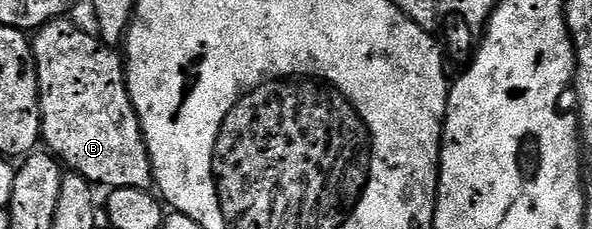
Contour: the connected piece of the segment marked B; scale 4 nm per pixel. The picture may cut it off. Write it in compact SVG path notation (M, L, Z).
M52 19L38 28L31 39L39 86L42 146L68 172L85 177L92 185L148 190L153 183L151 162L127 92L124 56L106 47L98 34L79 31L78 25L69 20Z

